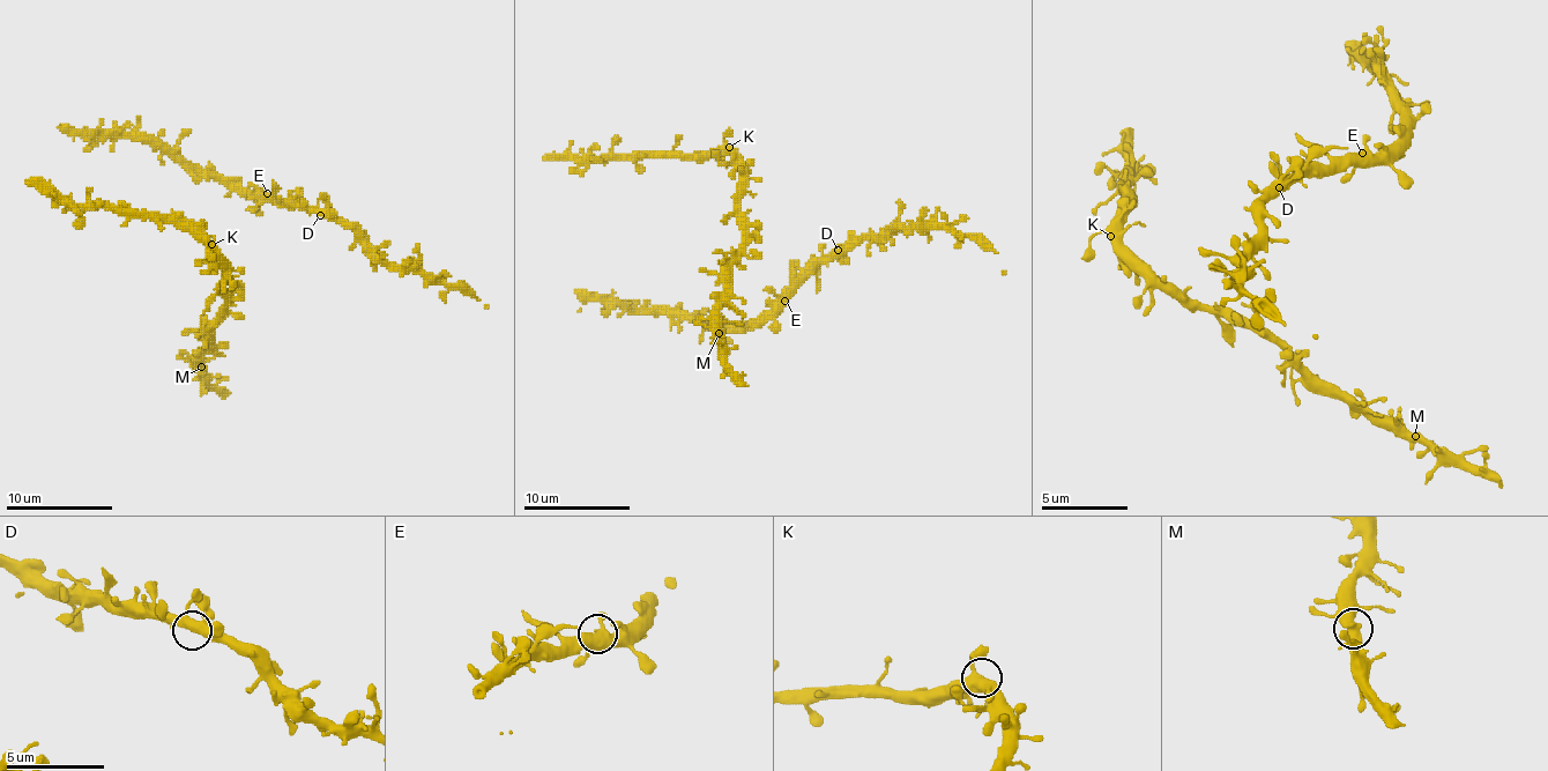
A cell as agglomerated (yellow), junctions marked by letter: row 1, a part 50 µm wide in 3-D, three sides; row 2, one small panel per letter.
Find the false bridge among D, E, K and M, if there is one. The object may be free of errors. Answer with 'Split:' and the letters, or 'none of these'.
Split: none of these

